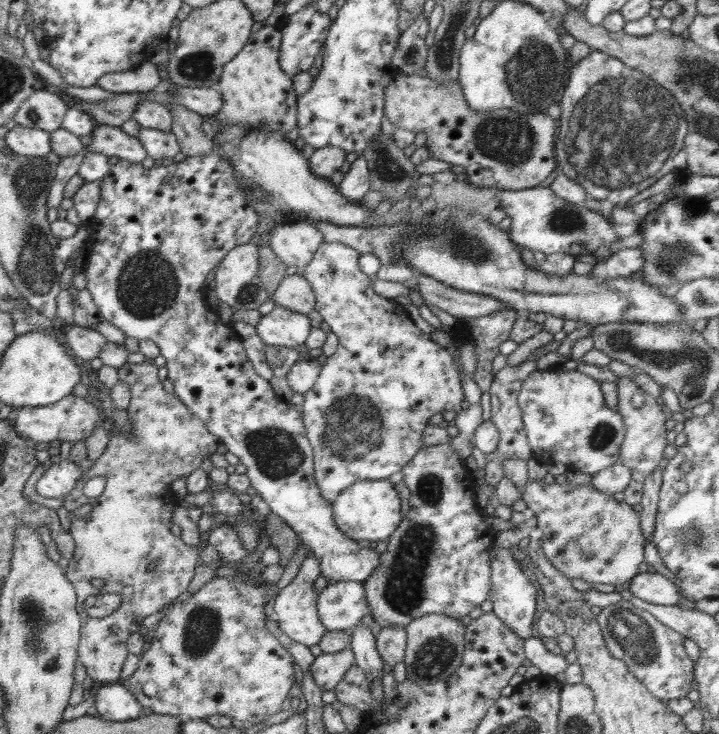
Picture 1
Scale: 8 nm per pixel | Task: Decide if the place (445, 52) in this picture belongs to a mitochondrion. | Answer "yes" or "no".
yes

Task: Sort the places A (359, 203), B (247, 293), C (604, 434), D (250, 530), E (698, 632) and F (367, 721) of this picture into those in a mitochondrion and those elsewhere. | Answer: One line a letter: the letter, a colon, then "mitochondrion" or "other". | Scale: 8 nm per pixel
A: other
B: mitochondrion
C: mitochondrion
D: mitochondrion
E: other
F: other

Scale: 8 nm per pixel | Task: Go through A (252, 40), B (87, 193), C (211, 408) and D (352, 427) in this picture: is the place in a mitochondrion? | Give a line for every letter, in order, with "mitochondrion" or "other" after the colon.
A: other
B: other
C: other
D: mitochondrion

